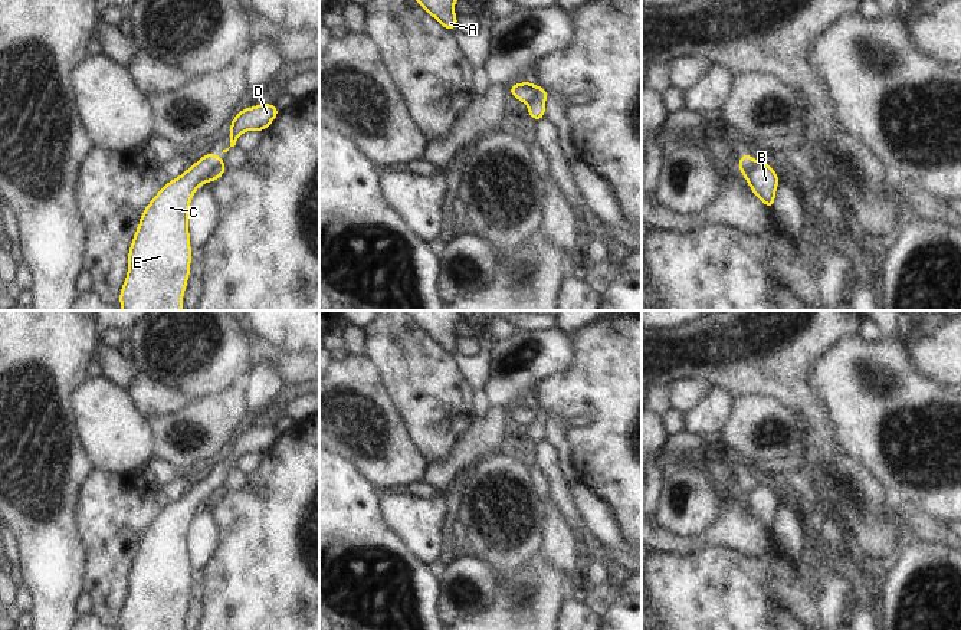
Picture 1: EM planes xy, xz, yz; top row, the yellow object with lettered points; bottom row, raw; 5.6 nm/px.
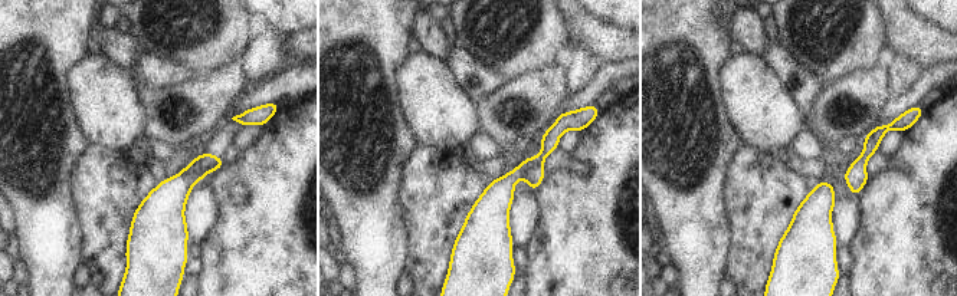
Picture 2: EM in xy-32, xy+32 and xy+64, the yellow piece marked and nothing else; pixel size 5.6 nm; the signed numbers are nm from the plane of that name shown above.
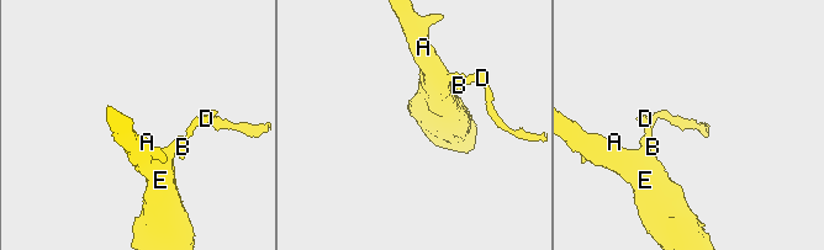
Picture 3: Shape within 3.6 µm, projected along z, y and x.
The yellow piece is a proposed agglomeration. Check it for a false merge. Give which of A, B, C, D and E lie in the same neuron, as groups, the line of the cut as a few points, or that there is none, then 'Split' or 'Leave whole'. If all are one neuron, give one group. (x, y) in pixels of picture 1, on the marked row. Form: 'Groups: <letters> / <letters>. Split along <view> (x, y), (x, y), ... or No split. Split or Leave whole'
Groups: A C E / B D. Split along xy (217, 156), (206, 181). Split

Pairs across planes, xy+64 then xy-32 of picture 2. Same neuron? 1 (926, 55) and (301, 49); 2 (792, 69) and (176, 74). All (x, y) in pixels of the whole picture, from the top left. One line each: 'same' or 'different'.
1: same
2: same

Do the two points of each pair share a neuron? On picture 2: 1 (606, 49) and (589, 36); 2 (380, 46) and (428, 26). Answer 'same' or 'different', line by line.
1: same
2: different

